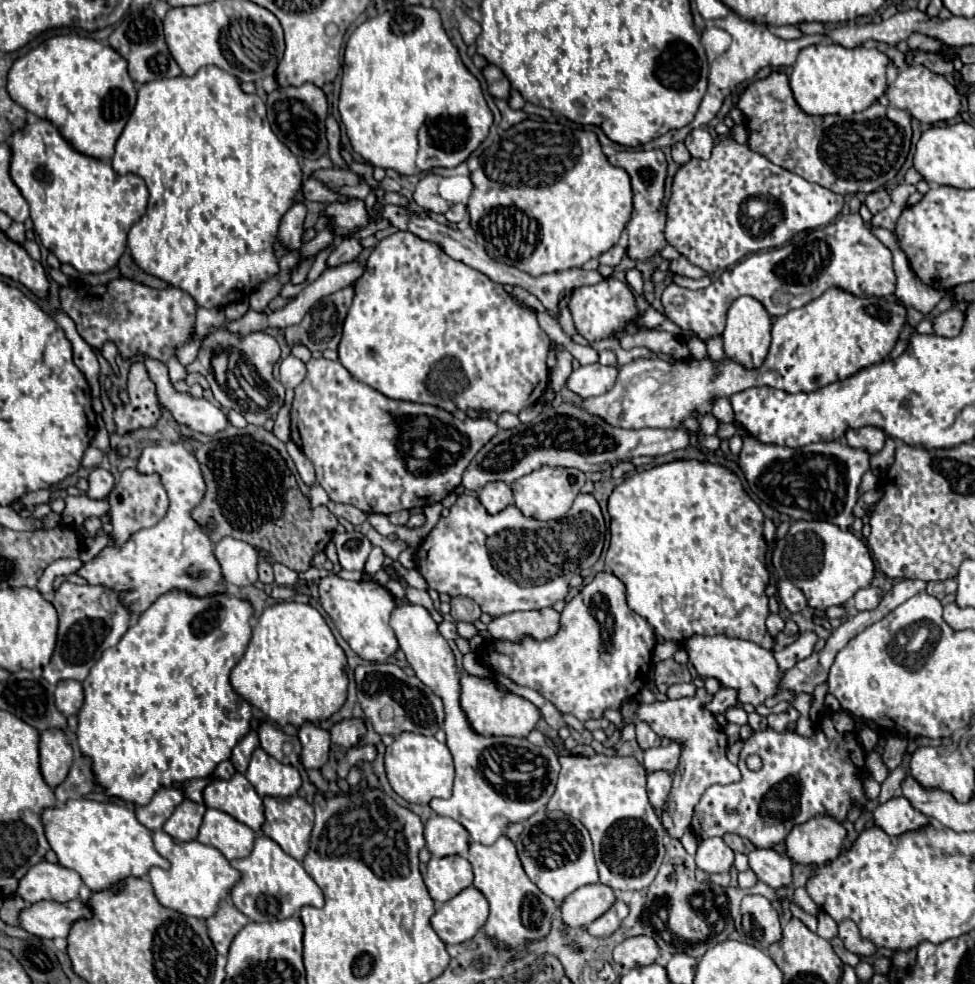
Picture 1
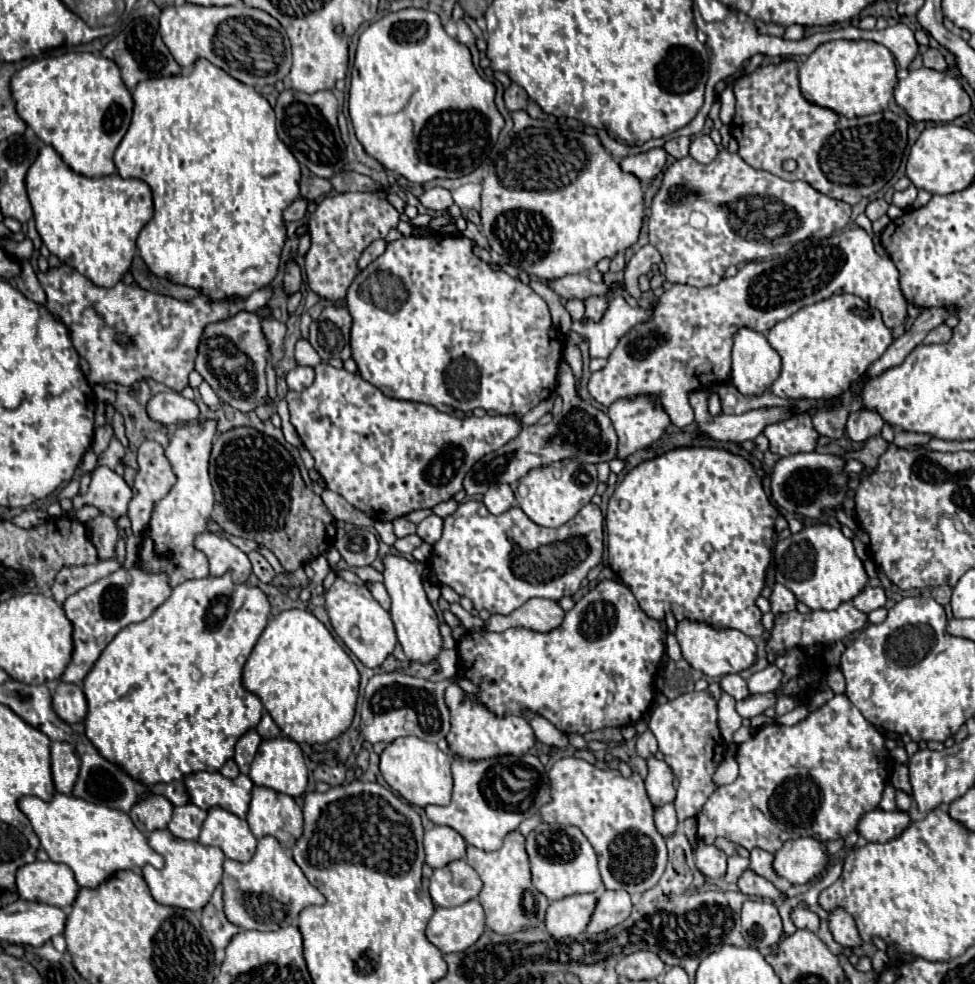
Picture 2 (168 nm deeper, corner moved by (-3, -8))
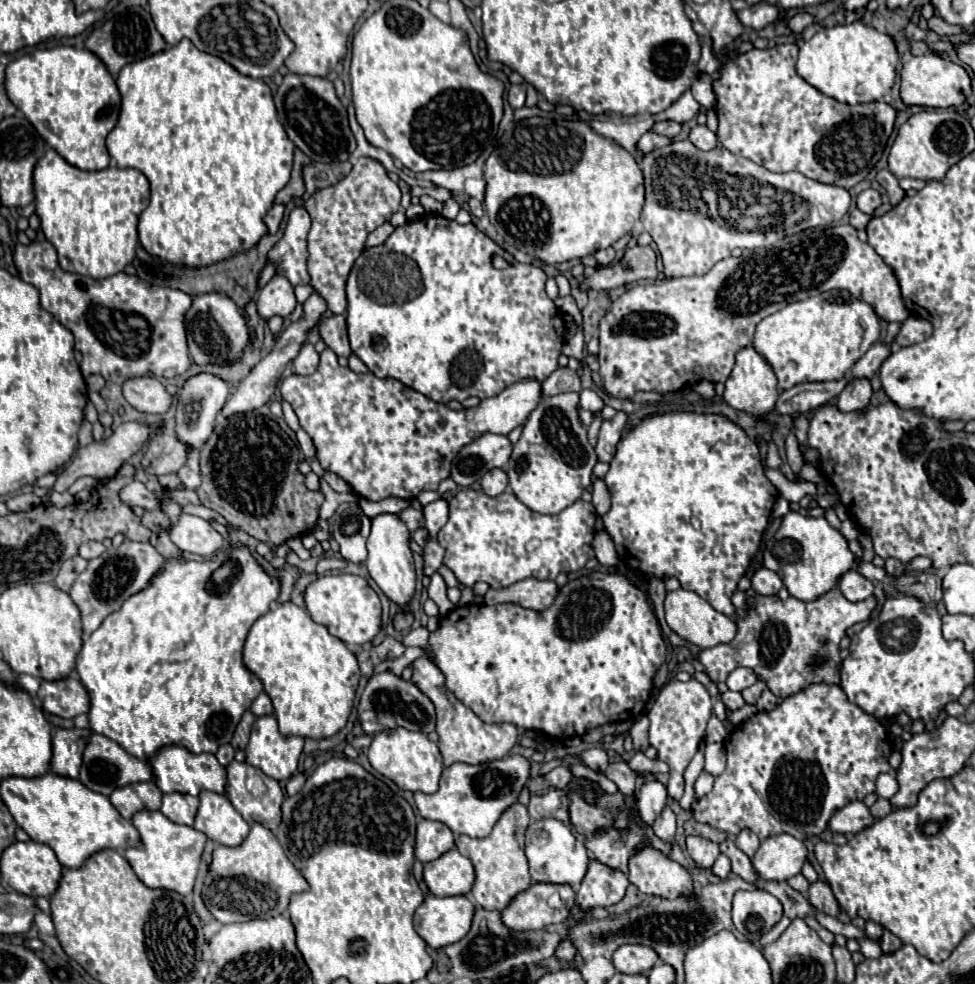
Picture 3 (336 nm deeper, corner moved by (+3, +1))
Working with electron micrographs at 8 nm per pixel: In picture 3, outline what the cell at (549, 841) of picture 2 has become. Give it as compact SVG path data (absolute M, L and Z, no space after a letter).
M558 819L532 821L526 829L526 857L530 875L536 883L568 883L578 887L588 871L588 853L584 843Z

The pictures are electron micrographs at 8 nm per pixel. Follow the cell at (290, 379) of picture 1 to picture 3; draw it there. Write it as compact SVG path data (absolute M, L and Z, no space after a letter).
M304 343L298 357L292 361L292 365L294 365L296 375L310 375L318 367L318 353L314 351L310 343Z

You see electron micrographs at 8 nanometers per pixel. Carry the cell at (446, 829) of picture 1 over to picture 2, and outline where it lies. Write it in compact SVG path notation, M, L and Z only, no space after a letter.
M434 826L432 830L424 832L424 850L426 864L430 868L444 868L454 860L466 858L464 838L448 826Z

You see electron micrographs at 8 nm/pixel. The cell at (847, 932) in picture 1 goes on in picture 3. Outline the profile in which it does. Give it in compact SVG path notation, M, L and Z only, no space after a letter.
M816 881L816 883L810 885L808 893L810 893L808 901L816 909L820 909L822 913L828 913L830 917L838 917L840 915L840 905L838 905L838 901L836 901L830 885L826 885L824 881Z

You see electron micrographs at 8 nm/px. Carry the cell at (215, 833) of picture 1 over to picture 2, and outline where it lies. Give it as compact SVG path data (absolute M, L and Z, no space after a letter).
M220 806L208 810L208 818L204 820L198 842L220 848L226 858L236 862L248 862L258 844L248 824Z

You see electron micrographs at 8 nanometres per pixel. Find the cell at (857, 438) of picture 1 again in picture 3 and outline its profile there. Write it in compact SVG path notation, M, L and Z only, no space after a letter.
M858 379L852 381L836 399L836 407L842 413L850 413L850 411L864 411L870 405L870 397L872 397L872 387L868 381Z

